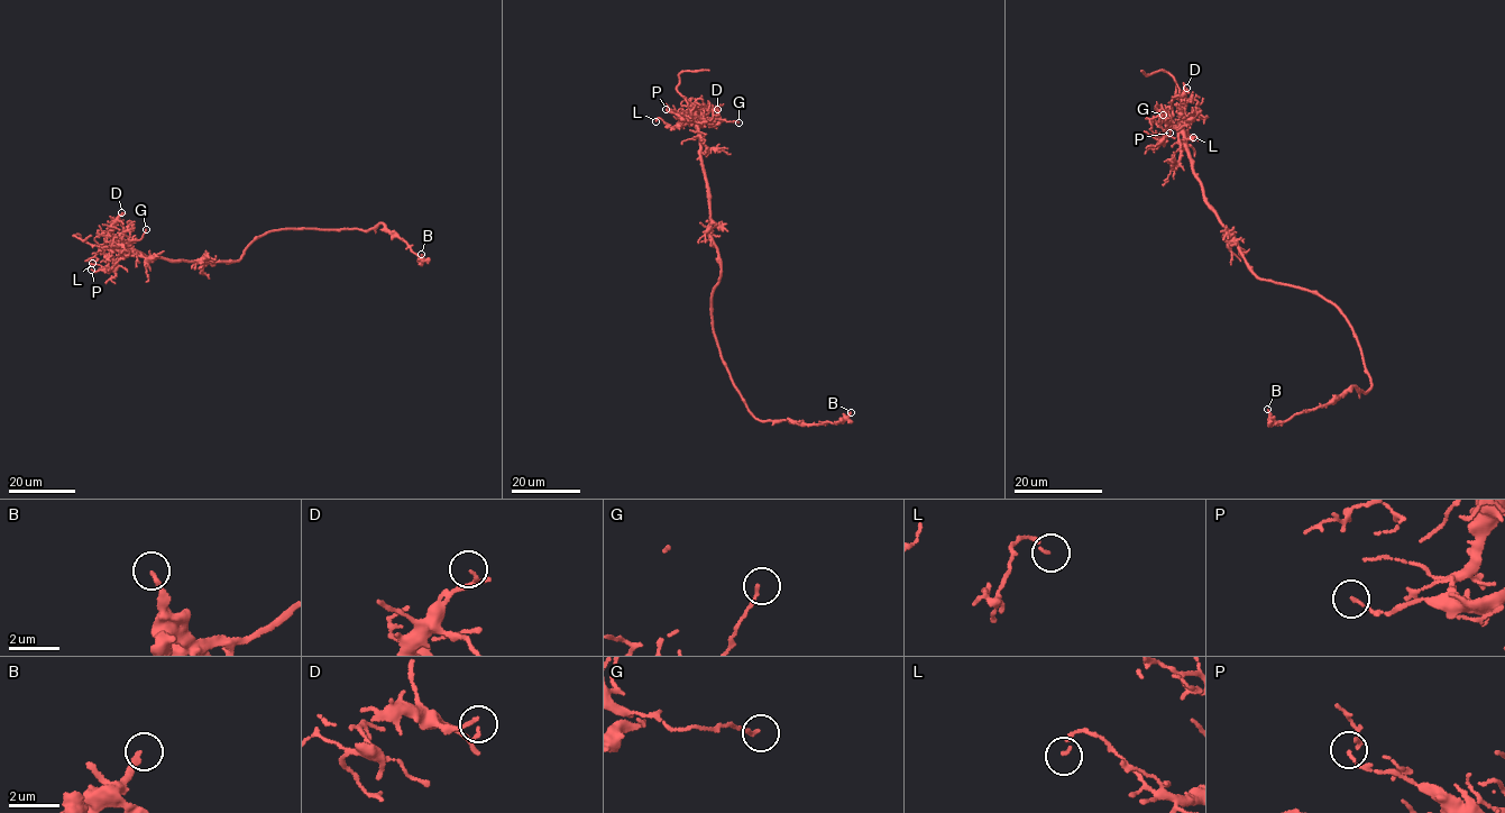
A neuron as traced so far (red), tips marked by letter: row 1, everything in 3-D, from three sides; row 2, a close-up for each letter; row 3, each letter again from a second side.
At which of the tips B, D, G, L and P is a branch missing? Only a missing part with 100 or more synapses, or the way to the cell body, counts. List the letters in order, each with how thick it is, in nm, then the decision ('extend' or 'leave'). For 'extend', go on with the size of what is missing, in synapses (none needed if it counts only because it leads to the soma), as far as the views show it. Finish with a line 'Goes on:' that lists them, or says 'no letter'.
B: 180 nm thick; leave
D: 120 nm thick; leave
G: 120 nm thick; leave
L: 140 nm thick; leave
P: 100 nm thick; leave
Goes on: no letter

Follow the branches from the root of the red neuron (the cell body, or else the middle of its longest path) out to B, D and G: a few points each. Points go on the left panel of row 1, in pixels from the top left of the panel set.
B: (242, 252), (272, 229), (345, 228), (367, 231), (382, 224), (398, 234), (421, 259), (421, 254)
D: (242, 252), (232, 263), (202, 264), (150, 258), (117, 244), (110, 234), (121, 212)
G: (242, 252), (232, 263), (202, 264), (154, 258), (119, 248), (140, 239), (146, 229)

